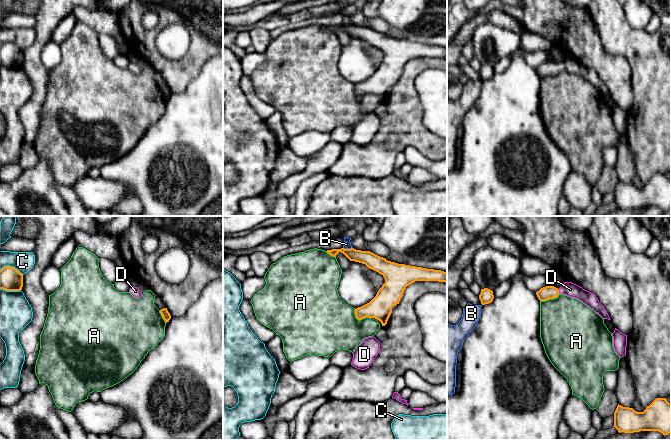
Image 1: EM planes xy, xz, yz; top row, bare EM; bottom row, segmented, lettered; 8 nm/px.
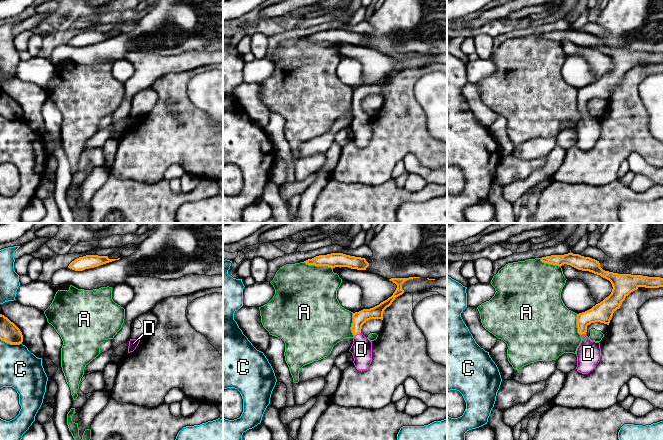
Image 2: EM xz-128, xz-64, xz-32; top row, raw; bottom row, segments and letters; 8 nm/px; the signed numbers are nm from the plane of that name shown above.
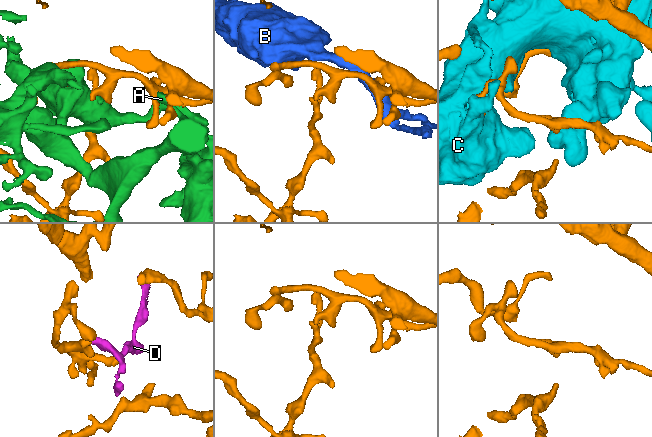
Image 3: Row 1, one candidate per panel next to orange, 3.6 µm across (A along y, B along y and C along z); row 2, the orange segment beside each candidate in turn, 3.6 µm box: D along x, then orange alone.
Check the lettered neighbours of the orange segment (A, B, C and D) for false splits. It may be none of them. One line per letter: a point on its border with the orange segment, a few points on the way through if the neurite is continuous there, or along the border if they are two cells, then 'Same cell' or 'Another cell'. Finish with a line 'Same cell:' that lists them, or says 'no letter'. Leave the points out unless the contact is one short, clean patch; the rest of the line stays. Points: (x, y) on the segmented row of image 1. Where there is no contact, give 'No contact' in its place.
A: Touches orange at xz (359, 319). Another cell
B: Touches orange at xz (348, 249). Another cell
C: Touches orange at xy (12, 267). Another cell
D: Touches orange at yz (558, 291). Path across: yz (549, 292), (558, 291), (570, 289). Same cell
Same cell: D

